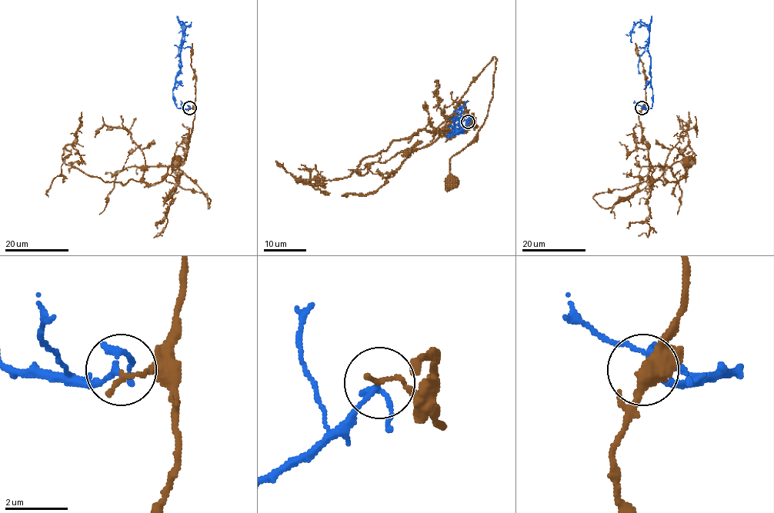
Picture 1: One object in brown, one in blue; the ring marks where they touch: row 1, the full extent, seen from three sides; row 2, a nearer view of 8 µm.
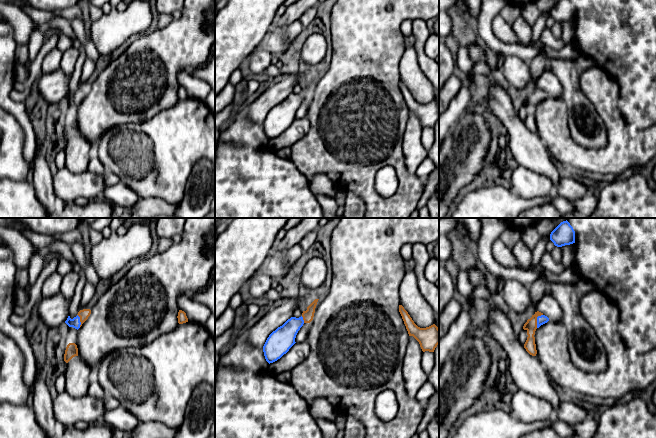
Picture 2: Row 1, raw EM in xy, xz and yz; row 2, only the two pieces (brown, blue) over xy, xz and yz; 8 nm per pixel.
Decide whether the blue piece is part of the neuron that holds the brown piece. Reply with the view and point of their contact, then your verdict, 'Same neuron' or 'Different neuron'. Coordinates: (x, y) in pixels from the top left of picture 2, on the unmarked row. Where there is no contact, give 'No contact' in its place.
Touches brown at yz (536, 96). Different neuron

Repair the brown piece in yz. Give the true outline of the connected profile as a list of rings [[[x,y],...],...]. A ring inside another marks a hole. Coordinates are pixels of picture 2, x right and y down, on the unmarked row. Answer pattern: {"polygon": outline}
{"polygon": [[[537,87],[530,95],[527,96],[527,98],[524,100],[523,105],[527,107],[527,116],[524,120],[524,124],[526,127],[532,131],[536,132],[537,126],[536,126],[536,120],[535,120],[535,107],[537,105],[537,93],[543,91],[543,89]]]}

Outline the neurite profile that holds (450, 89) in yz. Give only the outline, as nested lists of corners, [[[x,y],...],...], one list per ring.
[[[454,74],[445,82],[439,91],[439,115],[444,112],[461,88],[462,80]]]

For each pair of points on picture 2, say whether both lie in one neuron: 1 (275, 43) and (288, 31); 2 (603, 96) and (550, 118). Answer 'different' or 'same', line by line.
1: same
2: same

